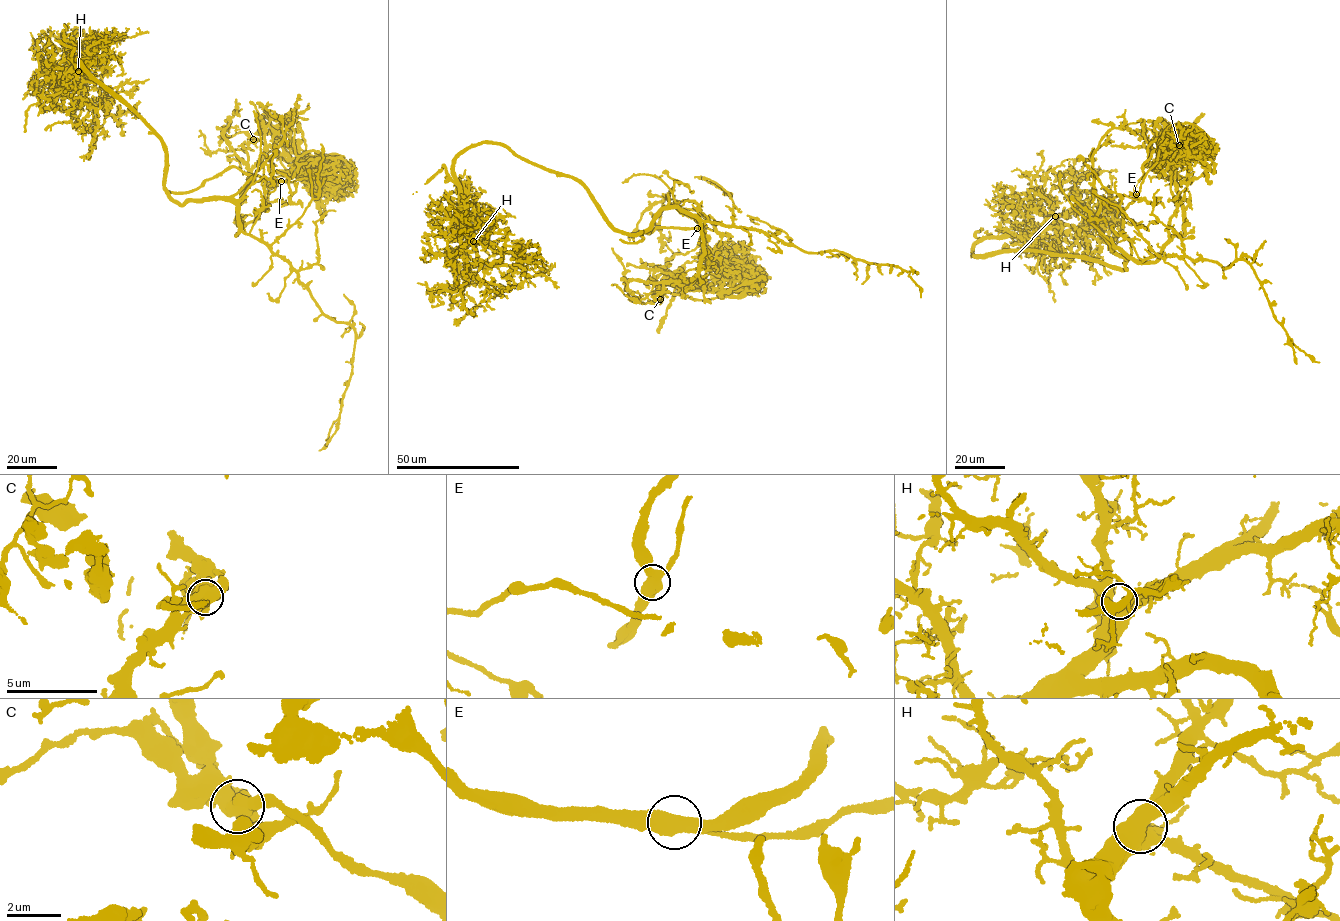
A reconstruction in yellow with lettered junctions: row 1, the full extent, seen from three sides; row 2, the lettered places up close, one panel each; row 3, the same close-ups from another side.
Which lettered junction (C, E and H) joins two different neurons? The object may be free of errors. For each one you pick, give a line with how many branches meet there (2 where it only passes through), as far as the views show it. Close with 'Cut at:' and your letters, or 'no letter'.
C: Branches: 3
Cut at: C

